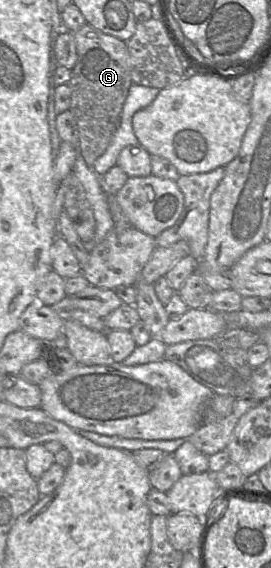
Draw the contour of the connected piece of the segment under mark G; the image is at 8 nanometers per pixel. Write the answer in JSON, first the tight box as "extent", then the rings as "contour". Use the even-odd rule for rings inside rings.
{"extent":[67,23,133,167],"contour":[[[87,23],[72,33],[78,60],[67,83],[72,91],[70,110],[78,125],[79,152],[87,165],[92,167],[95,160],[104,154],[120,125],[123,106],[133,84],[130,58],[126,42],[106,35]]]}

